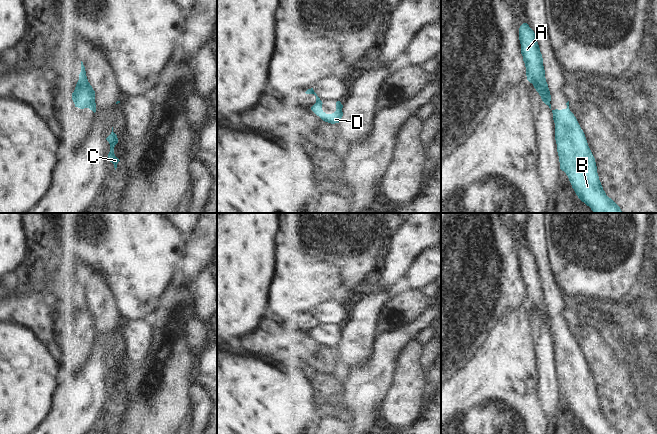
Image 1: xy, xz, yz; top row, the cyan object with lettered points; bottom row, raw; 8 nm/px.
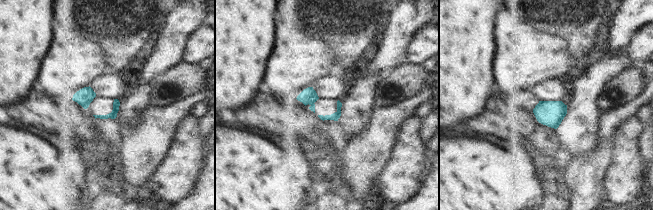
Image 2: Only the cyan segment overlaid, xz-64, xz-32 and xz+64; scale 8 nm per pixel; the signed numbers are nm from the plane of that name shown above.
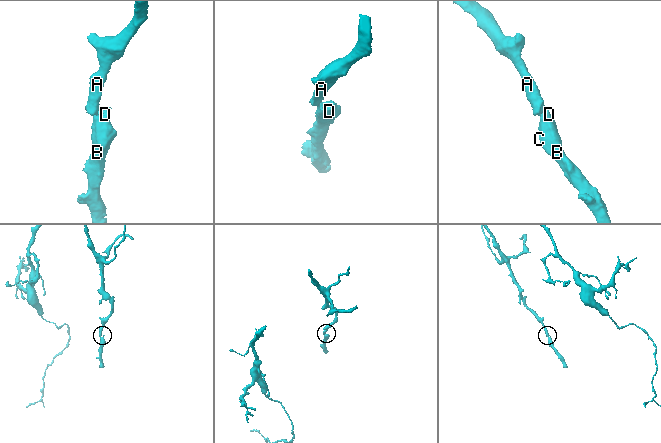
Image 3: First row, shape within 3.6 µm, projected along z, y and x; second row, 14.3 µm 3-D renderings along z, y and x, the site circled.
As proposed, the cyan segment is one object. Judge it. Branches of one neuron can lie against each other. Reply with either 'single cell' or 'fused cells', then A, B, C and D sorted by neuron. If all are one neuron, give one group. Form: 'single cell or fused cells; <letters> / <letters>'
fused cells; A / B C D

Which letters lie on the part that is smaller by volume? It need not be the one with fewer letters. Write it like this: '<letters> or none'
B, C, D

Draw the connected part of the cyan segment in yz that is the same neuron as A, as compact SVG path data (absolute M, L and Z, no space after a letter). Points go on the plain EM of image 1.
M523 247L519 252L519 264L527 304L533 308L542 325L551 333L551 319L545 302L542 278L535 257L527 247Z

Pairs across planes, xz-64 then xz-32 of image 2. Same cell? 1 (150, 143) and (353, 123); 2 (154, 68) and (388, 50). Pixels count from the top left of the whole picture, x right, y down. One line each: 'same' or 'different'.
1: different
2: same

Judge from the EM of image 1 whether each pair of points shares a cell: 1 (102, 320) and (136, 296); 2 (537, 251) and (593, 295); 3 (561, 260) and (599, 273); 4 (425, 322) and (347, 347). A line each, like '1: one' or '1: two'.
1: two
2: two
3: one
4: two

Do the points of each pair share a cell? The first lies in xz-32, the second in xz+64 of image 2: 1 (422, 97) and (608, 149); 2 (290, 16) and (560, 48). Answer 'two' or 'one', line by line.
1: one
2: two

